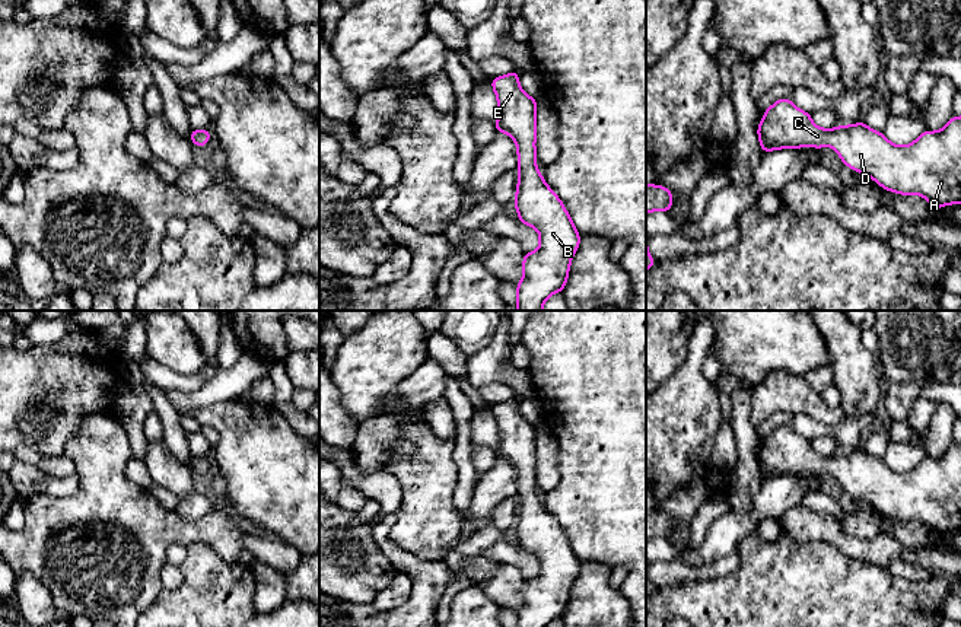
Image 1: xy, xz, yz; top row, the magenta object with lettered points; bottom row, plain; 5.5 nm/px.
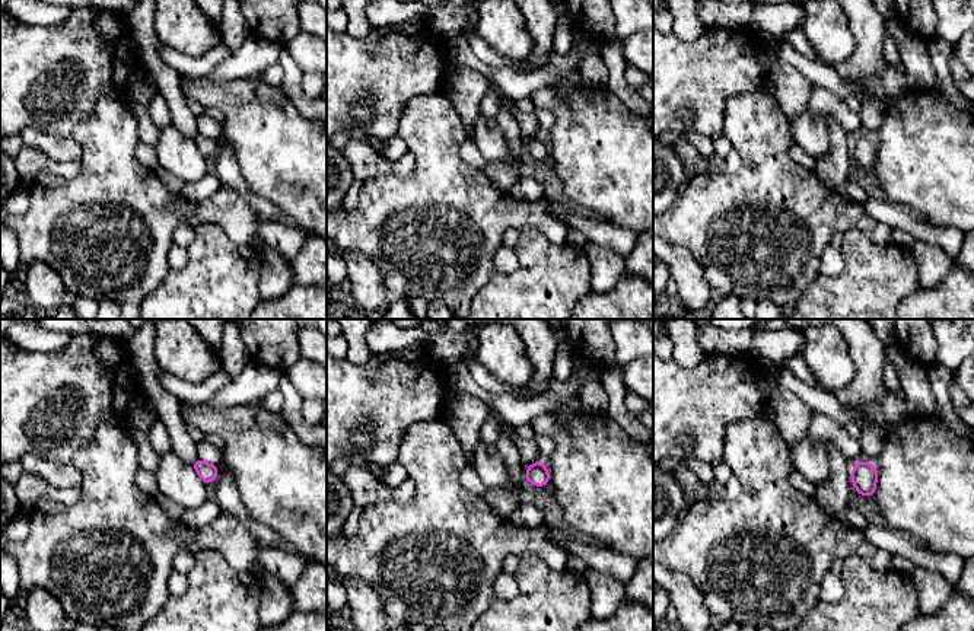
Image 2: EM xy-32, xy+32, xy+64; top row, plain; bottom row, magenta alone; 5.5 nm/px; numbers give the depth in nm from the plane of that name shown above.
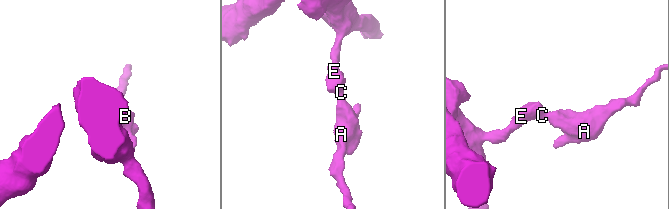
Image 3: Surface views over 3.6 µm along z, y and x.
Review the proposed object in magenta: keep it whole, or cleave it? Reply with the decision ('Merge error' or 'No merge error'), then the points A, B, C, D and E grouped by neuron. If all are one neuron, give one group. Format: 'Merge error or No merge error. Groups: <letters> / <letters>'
No merge error. Groups: A B C D E

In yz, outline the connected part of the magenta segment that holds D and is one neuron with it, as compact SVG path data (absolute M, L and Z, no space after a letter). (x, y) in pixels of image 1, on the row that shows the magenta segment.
M783 98L764 111L757 134L763 153L798 147L824 149L830 144L844 165L871 176L887 191L901 195L917 194L936 211L948 204L961 204L961 117L951 117L939 131L925 130L911 144L895 146L863 121L837 125L833 130L817 127L809 112L796 108L789 98Z

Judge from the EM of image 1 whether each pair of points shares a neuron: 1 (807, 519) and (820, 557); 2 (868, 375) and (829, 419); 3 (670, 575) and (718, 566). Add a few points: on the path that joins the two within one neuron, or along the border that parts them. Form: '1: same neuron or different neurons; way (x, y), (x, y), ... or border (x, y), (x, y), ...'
1: different neurons; border (783, 534), (799, 541), (827, 541), (845, 556)
2: different neurons; border (840, 407), (846, 416)
3: same neuron; way (681, 573), (706, 572)

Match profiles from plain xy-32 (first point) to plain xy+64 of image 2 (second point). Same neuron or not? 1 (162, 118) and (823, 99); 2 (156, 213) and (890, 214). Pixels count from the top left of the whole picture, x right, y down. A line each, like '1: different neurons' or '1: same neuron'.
1: same neuron
2: different neurons

